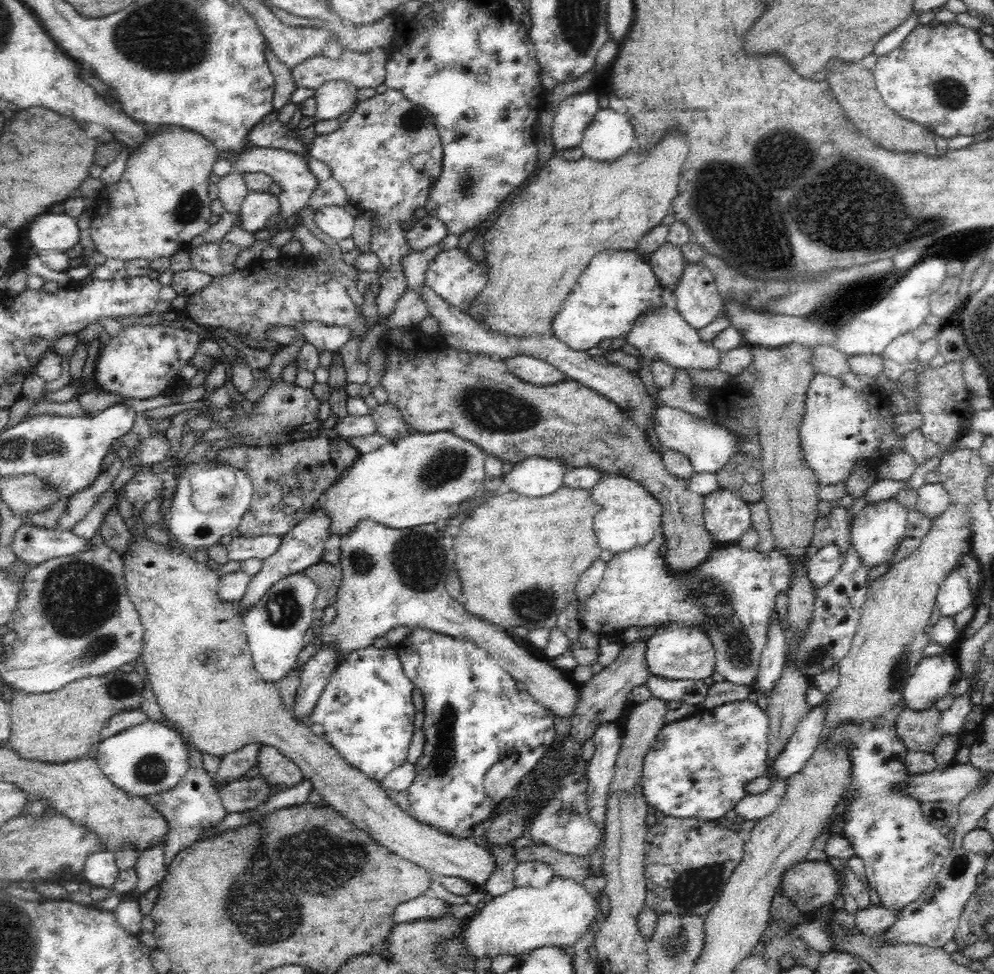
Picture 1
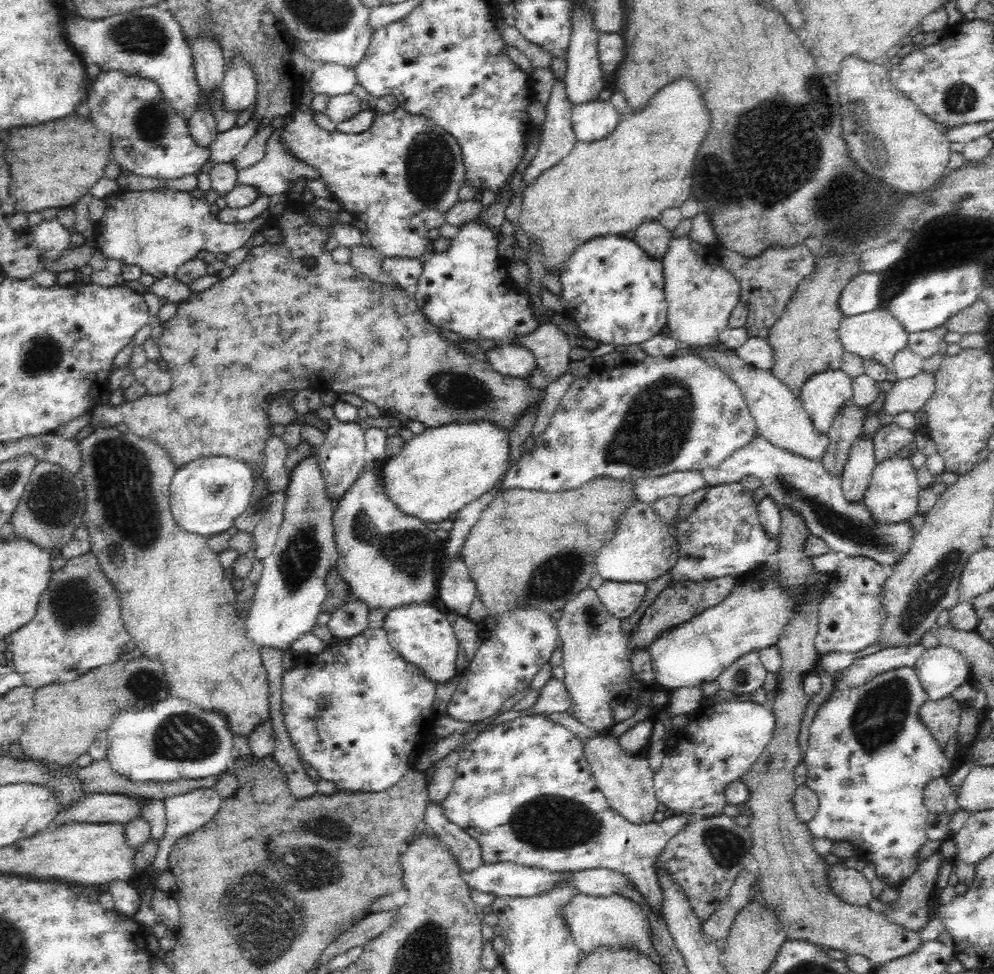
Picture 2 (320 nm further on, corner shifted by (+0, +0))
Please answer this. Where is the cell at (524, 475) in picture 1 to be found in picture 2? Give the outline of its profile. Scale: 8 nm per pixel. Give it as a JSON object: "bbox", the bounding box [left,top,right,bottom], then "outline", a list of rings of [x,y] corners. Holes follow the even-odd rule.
{"bbox":[499,353,758,492],"outline":[[[685,353],[681,356],[672,355],[671,357],[664,357],[661,361],[656,361],[654,357],[648,355],[640,361],[631,364],[624,363],[620,367],[612,368],[612,370],[596,368],[589,376],[575,378],[555,409],[547,428],[538,437],[534,438],[534,441],[528,446],[527,454],[520,457],[518,462],[512,464],[510,470],[501,480],[499,487],[502,492],[515,488],[560,492],[560,490],[580,488],[582,484],[586,485],[591,480],[600,477],[630,480],[632,478],[664,476],[668,472],[678,470],[697,470],[701,472],[708,466],[716,468],[722,460],[726,460],[736,450],[740,450],[742,446],[752,442],[758,435],[756,430],[756,421],[750,414],[750,409],[746,405],[746,401],[744,401],[744,395],[742,395],[738,385],[732,381],[732,377],[729,376],[728,372],[721,370],[718,366],[713,366],[712,363],[708,363],[706,359],[696,356],[694,353]]]}

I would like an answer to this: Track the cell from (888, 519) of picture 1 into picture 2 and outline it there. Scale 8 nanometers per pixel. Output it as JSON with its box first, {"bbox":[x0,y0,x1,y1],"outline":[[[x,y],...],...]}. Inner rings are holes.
{"bbox":[863,454,921,524],"outline":[[[897,454],[876,465],[863,498],[864,505],[870,509],[876,521],[882,524],[898,524],[918,514],[921,488],[916,478],[916,470],[908,457],[901,458]]]}

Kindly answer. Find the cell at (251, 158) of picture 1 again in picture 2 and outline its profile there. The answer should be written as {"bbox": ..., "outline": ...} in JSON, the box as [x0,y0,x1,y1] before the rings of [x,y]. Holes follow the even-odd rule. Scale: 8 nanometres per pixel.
{"bbox":[88,70,210,178],"outline":[[[121,70],[101,71],[88,86],[90,120],[112,134],[112,160],[122,171],[150,178],[180,178],[204,170],[210,150],[193,141],[180,114],[167,105],[160,87],[150,79],[128,76]]]}

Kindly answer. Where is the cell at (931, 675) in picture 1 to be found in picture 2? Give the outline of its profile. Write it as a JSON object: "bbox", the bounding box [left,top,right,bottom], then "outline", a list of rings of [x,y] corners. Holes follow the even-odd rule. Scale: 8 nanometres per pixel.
{"bbox":[913,646,973,701],"outline":[[[946,646],[927,649],[913,668],[928,699],[933,701],[950,696],[961,684],[973,681],[969,662],[959,651]]]}

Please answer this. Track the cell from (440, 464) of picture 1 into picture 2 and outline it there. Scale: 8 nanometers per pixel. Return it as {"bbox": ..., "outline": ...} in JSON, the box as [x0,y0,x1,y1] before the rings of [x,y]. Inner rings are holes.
{"bbox":[382,421,510,522],"outline":[[[488,421],[452,422],[436,428],[426,428],[406,441],[400,454],[382,462],[382,489],[390,501],[408,516],[424,522],[442,522],[464,506],[488,492],[510,470],[510,437],[506,429]]]}

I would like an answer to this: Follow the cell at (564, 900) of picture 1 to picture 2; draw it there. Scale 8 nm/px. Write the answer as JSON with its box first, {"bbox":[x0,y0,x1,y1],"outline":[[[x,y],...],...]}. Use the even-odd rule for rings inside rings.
{"bbox":[562,894,652,955],"outline":[[[576,894],[564,908],[562,917],[568,932],[585,955],[592,954],[600,946],[608,948],[635,948],[642,954],[652,952],[652,933],[650,919],[644,909],[624,895],[605,895],[604,897]]]}

